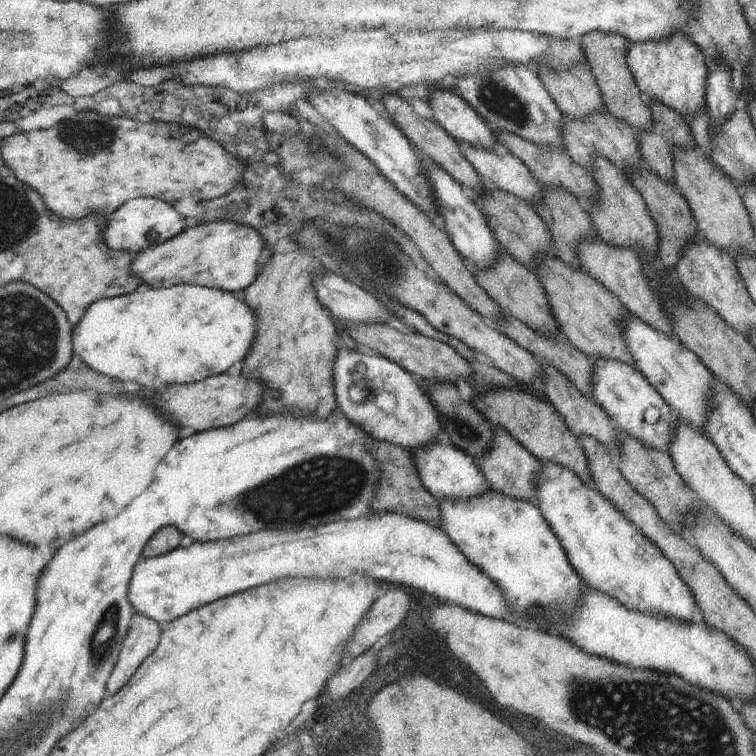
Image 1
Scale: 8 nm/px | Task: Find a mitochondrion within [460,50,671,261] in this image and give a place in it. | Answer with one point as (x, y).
(497, 98)

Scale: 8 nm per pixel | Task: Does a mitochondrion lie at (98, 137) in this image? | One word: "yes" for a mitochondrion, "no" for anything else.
yes

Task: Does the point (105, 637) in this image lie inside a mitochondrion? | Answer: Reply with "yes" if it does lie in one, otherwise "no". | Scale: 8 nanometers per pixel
yes

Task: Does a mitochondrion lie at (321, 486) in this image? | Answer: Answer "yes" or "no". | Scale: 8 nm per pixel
yes

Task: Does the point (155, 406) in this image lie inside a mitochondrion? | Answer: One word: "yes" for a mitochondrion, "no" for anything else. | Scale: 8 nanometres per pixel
no

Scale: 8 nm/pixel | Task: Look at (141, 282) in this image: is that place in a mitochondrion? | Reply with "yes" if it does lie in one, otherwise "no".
no

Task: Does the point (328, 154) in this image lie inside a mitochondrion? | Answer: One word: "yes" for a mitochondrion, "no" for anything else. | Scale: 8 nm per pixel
yes

